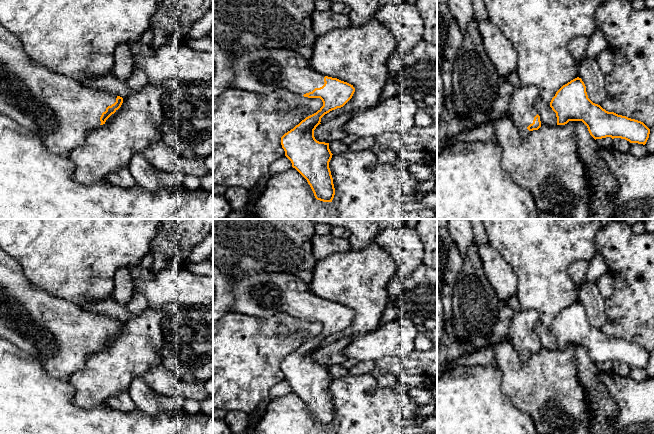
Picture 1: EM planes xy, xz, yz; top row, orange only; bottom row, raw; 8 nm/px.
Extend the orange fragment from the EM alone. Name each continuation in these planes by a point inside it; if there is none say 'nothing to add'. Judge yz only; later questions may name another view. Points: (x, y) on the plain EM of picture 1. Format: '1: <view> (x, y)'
1: yz (521, 333)

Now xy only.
1: xy (61, 335)

